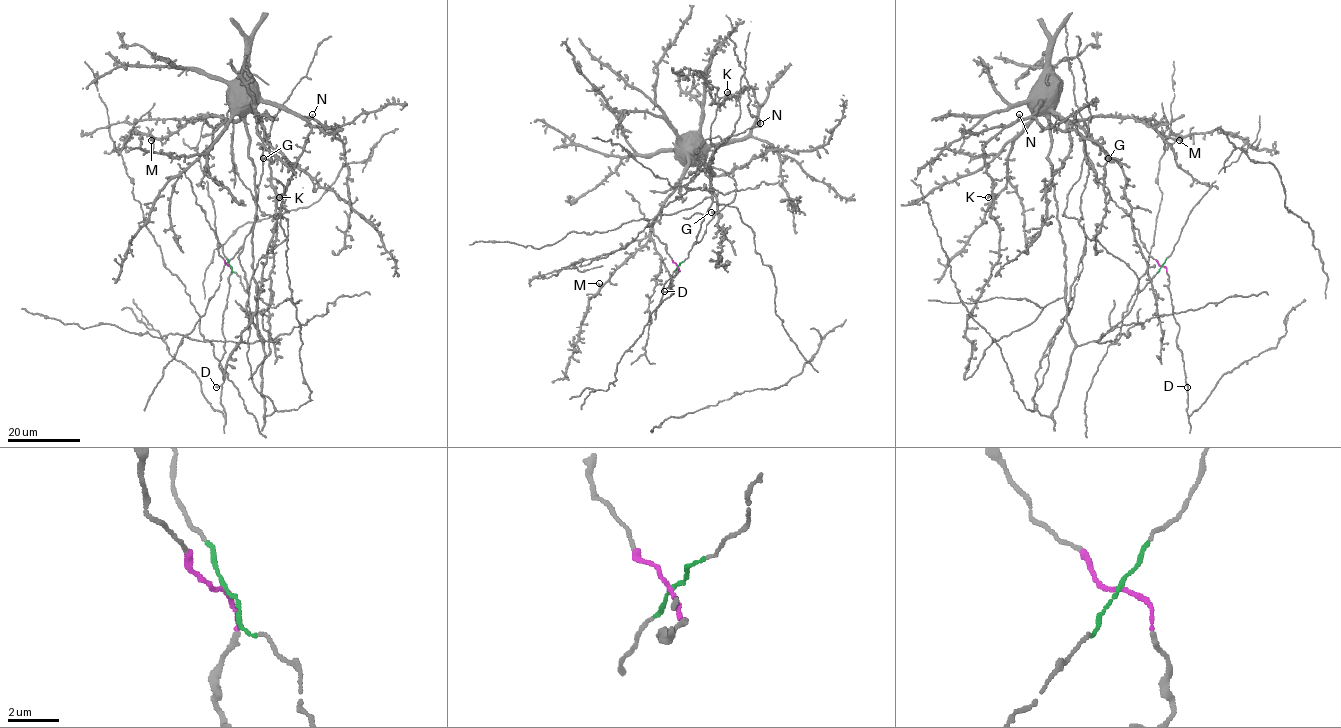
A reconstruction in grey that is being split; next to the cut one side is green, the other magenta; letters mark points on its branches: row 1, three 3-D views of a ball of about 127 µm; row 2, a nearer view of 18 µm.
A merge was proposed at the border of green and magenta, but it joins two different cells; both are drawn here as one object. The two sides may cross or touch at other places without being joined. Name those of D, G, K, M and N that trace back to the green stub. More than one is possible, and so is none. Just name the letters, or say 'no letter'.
G, K, M, N

